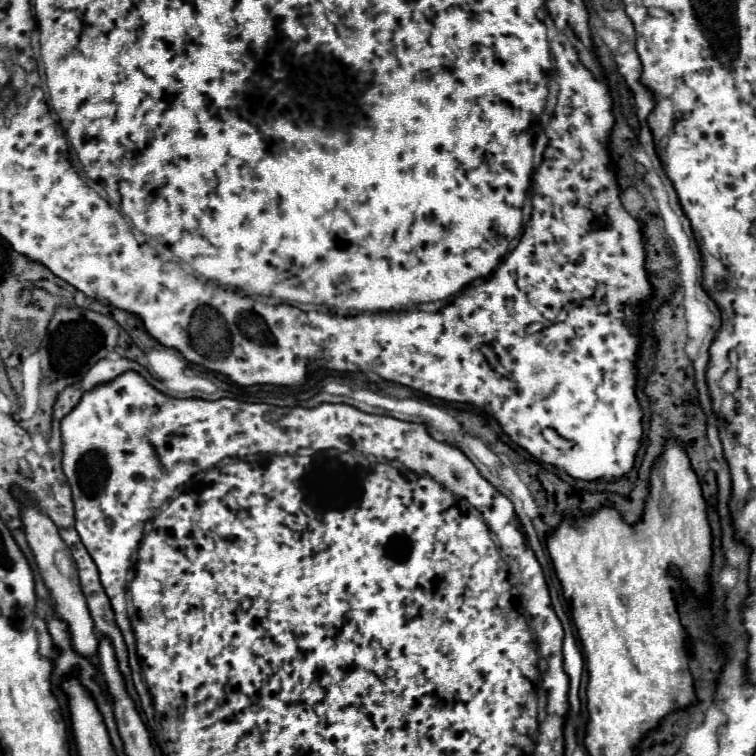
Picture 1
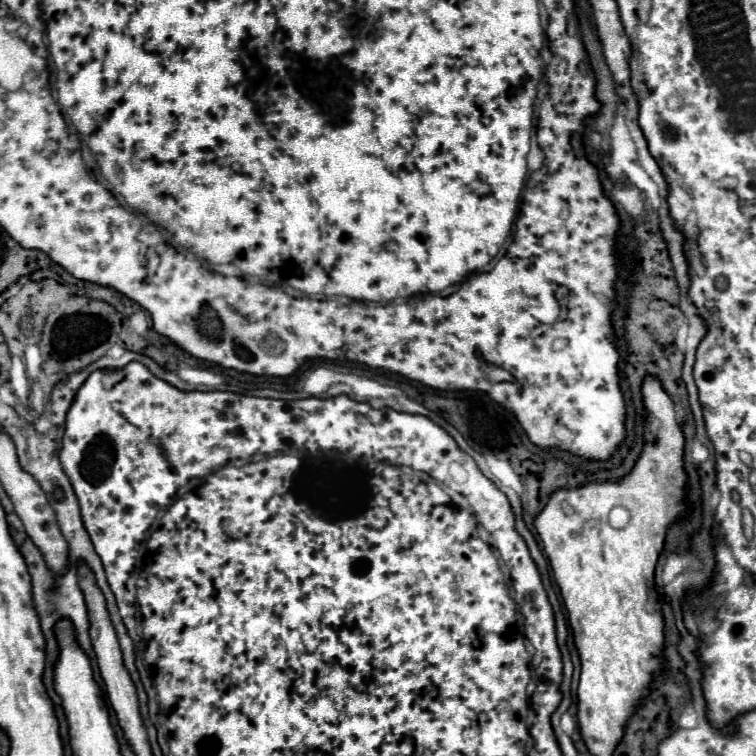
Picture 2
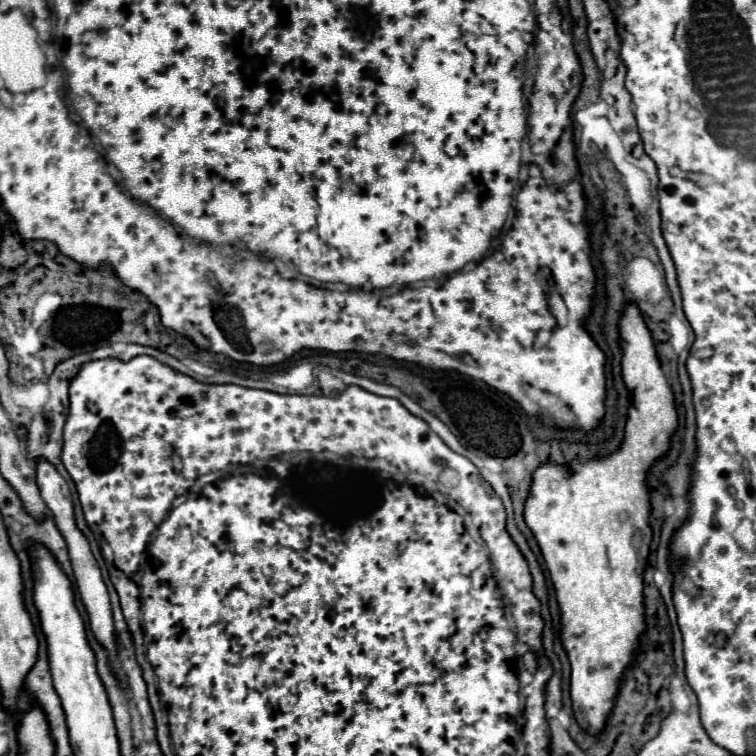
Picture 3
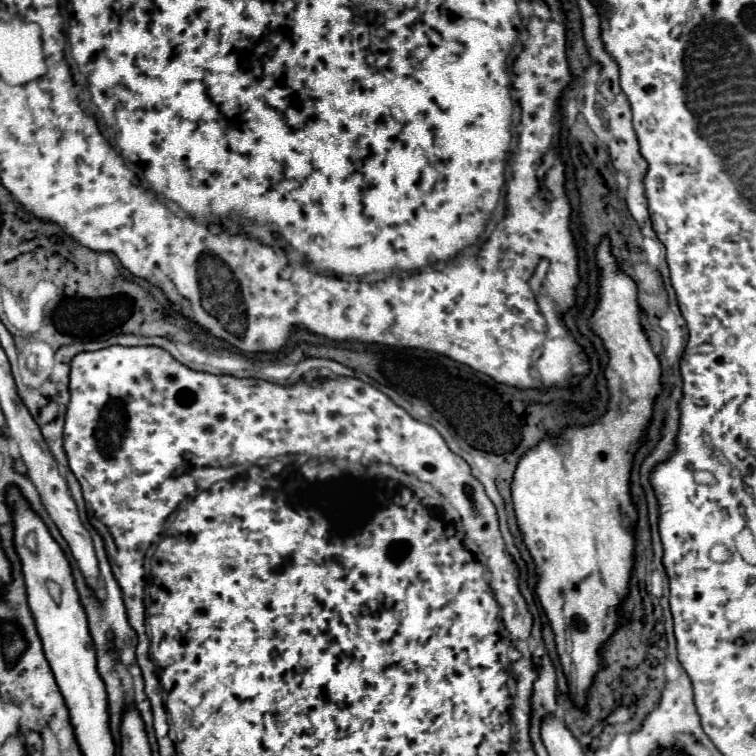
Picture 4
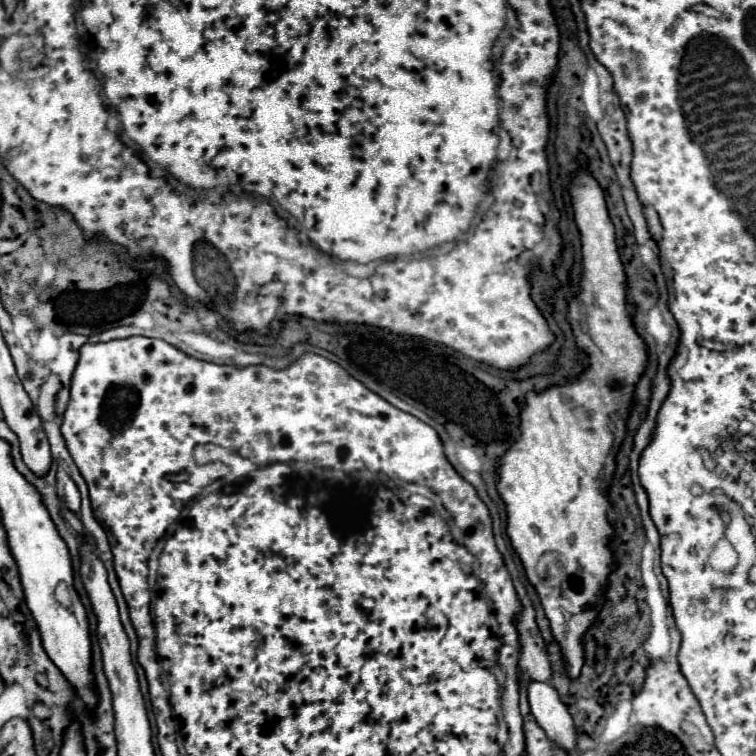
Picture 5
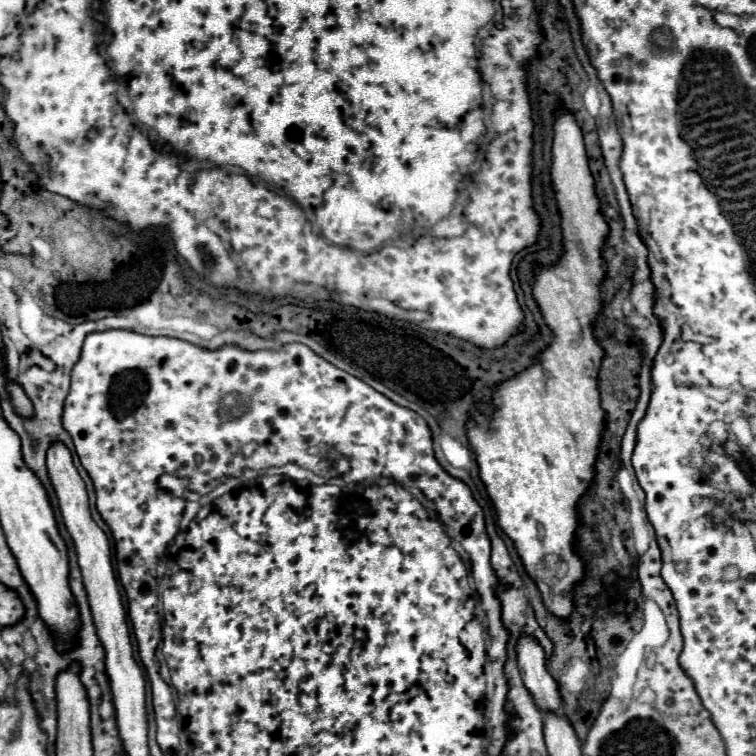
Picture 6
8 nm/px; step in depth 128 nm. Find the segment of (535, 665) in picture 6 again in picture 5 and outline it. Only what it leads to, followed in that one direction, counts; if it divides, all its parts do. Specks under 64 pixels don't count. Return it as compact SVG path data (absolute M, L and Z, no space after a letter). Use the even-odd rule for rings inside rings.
M530 682L528 702L536 722L544 728L546 736L574 754L572 750L576 750L576 730L566 704L558 696L558 690L548 682Z

